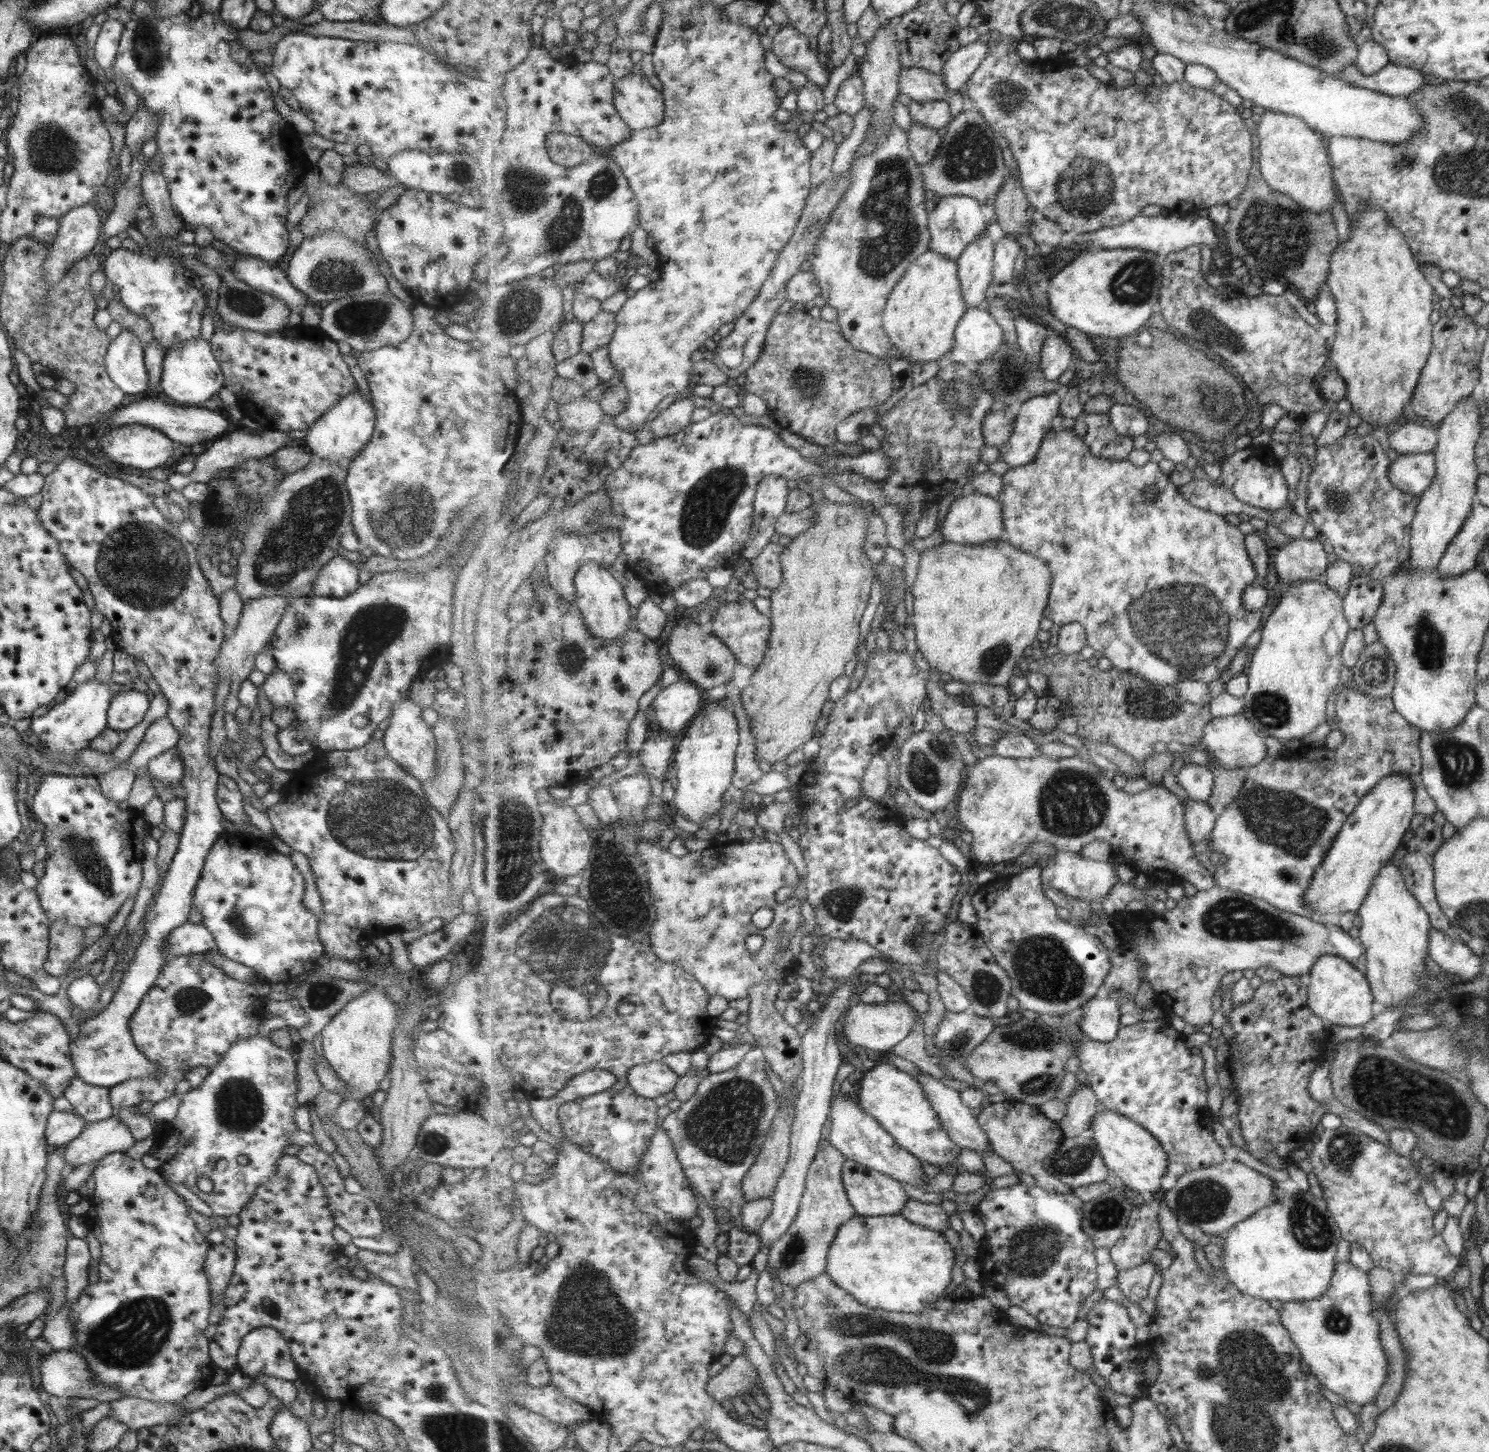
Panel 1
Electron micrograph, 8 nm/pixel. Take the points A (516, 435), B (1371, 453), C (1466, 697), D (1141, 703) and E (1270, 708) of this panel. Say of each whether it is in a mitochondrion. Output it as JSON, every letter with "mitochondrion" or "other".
{"A":"other","B":"other","C":"other","D":"mitochondrion","E":"mitochondrion"}

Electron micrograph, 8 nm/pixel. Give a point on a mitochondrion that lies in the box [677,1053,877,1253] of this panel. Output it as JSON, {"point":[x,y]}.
{"point":[726,1124]}

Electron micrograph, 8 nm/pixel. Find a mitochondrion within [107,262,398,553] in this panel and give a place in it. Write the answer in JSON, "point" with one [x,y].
{"point":[356,318]}

